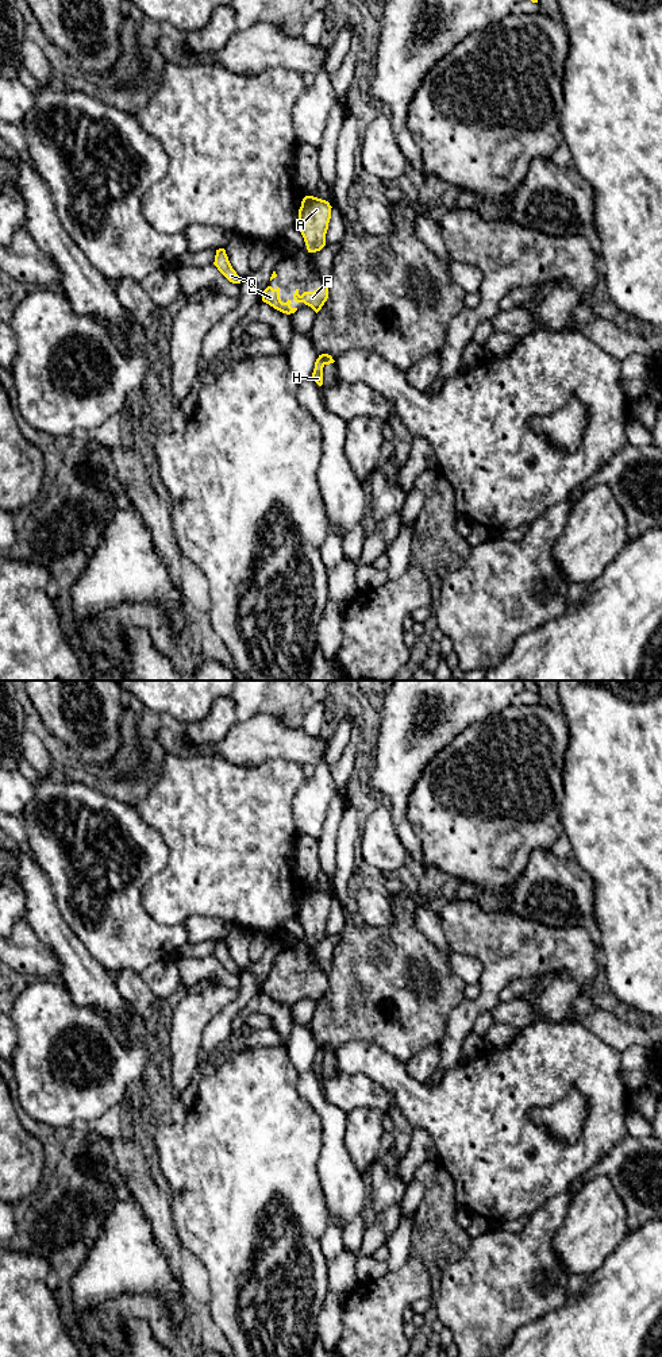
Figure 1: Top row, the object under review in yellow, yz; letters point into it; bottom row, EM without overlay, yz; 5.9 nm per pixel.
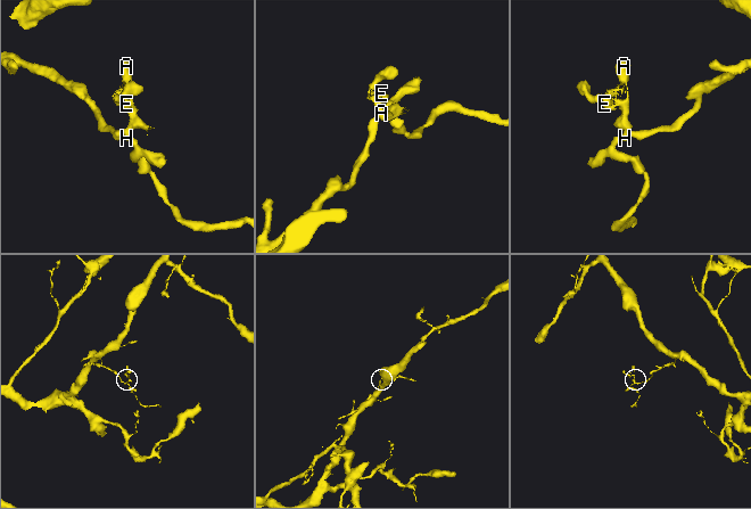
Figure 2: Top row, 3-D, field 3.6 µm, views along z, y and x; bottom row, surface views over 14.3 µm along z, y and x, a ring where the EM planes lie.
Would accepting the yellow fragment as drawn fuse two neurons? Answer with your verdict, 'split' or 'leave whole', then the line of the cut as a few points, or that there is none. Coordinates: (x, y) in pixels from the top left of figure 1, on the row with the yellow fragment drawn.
split; cut yz (319, 357), (324, 363)

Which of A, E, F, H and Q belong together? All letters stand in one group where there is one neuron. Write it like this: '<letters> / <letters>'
A E F Q / H

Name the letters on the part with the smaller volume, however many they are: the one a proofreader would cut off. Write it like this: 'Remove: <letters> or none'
Remove: A, E, F, Q

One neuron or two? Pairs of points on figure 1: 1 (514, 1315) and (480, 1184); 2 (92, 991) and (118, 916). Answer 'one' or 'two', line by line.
1: two
2: two

